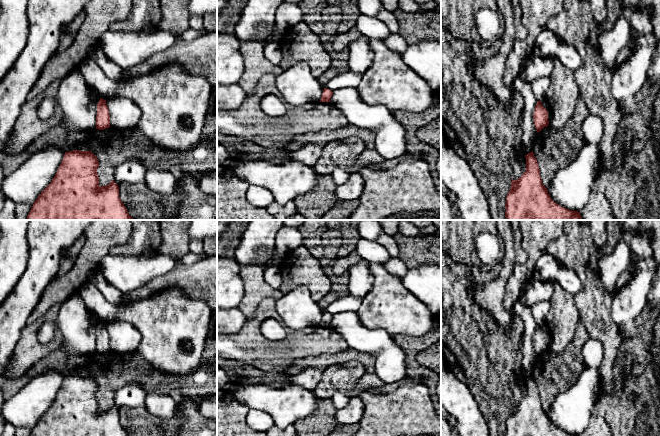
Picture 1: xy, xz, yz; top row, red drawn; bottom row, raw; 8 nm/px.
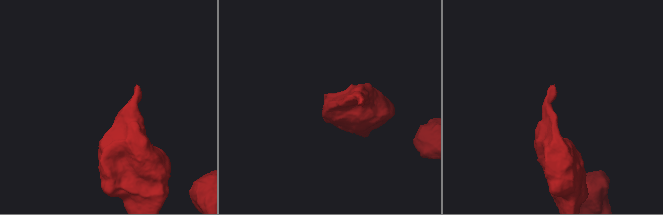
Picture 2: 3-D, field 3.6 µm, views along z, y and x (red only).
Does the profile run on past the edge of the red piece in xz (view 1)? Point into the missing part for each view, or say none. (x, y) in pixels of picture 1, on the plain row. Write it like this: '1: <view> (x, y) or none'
1: none

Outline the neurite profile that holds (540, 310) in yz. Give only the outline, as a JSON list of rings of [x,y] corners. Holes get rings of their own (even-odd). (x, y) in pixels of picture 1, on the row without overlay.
[[[549,300],[537,302],[531,309],[537,325],[542,325],[545,323],[548,312],[550,311],[550,302]]]

